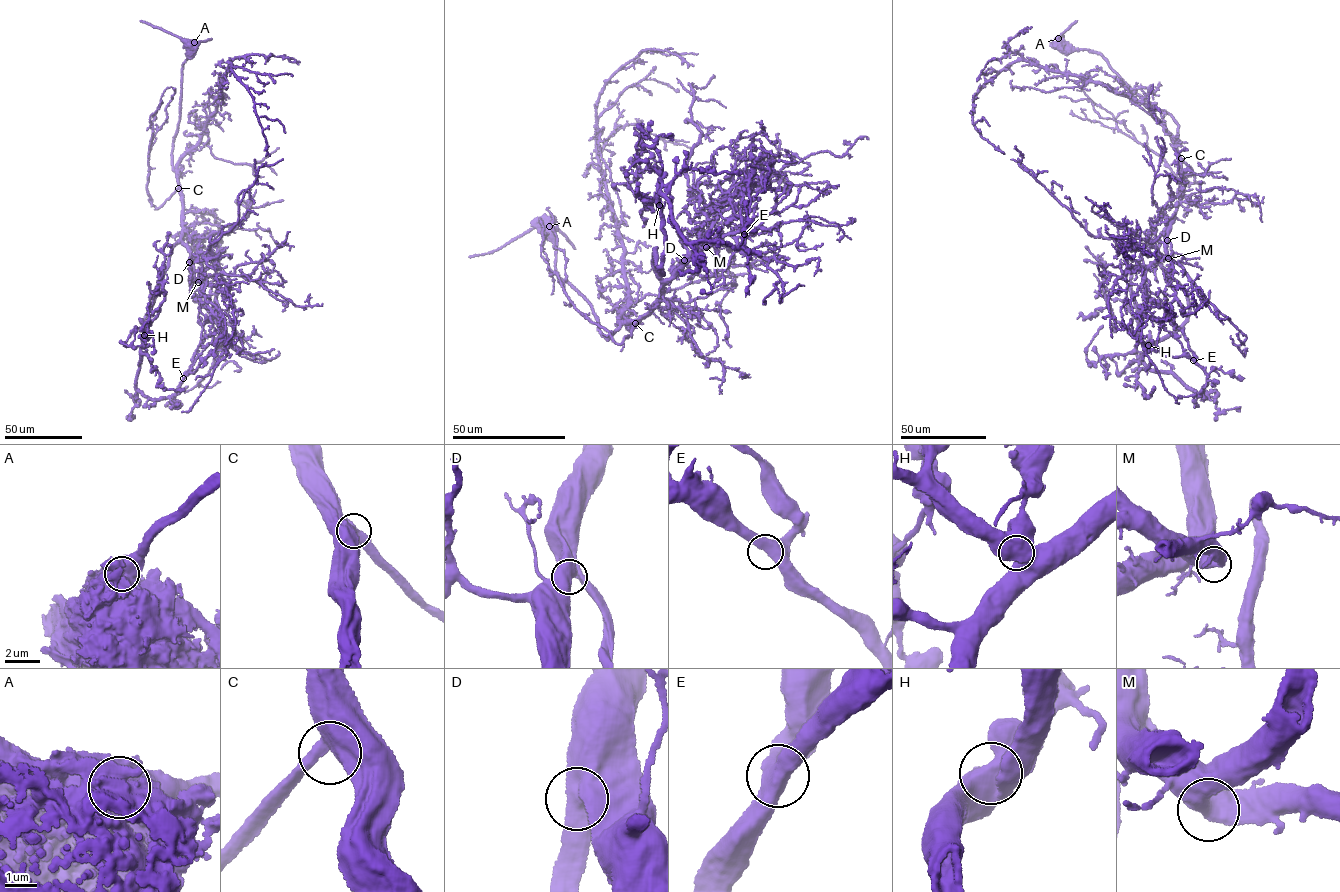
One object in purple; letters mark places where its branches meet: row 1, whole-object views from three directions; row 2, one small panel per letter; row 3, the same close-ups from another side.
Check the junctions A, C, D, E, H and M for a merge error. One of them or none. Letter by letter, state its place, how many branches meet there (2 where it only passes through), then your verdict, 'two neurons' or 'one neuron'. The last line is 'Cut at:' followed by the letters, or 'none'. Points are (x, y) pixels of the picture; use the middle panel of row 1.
A: (549, 226) | 2 | two neurons
C: (635, 323) | 2 | one neuron
D: (684, 260) | 2 | one neuron
E: (744, 234) | 2 | one neuron
H: (659, 205) | 2 | one neuron
M: (706, 247) | 2 | one neuron
Cut at: A

